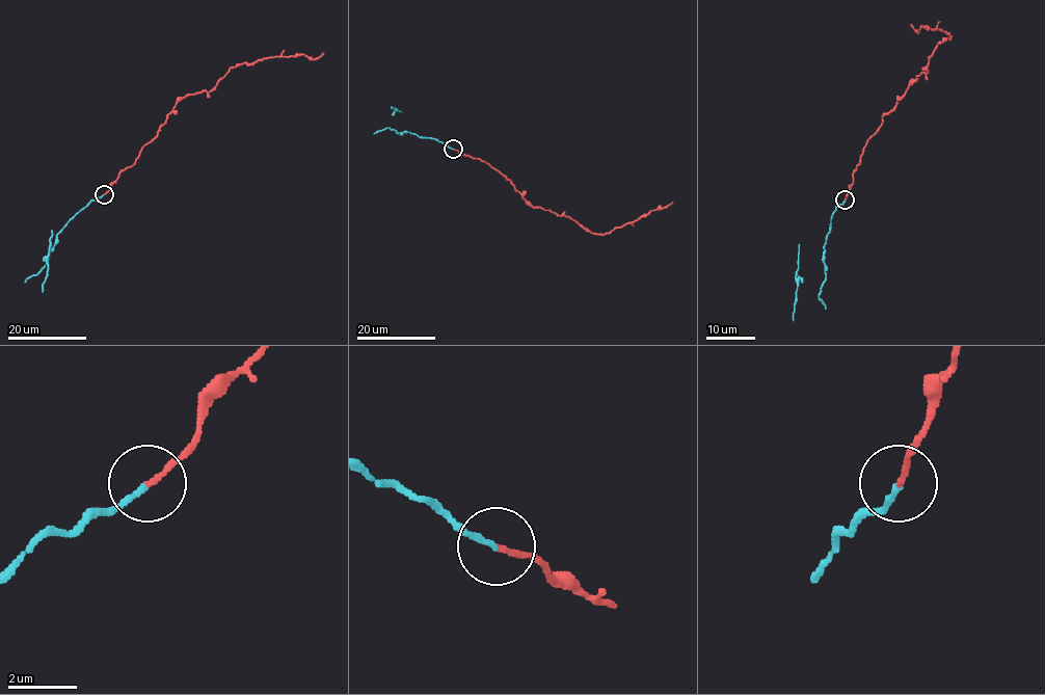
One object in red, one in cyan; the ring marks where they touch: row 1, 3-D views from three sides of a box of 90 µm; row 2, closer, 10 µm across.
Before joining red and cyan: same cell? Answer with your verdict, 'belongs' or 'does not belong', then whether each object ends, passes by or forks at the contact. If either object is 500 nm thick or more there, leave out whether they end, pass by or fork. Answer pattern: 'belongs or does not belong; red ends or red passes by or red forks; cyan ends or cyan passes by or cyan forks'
does not belong; red ends; cyan ends

